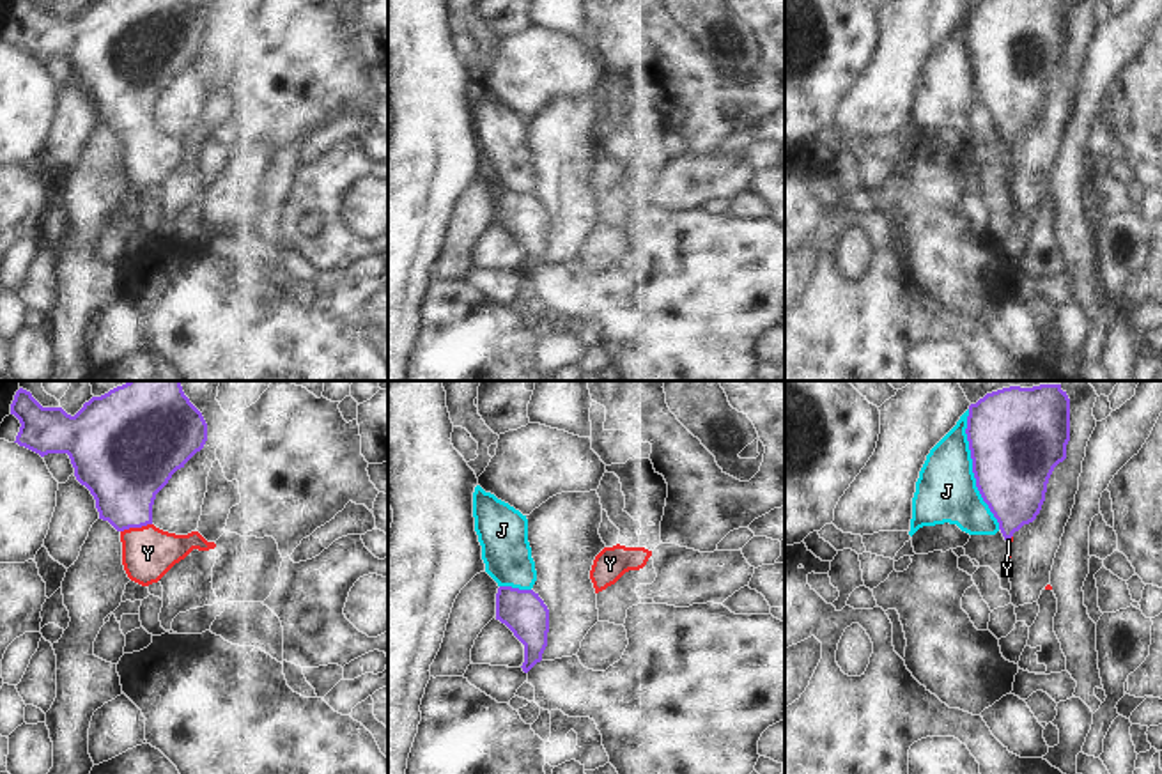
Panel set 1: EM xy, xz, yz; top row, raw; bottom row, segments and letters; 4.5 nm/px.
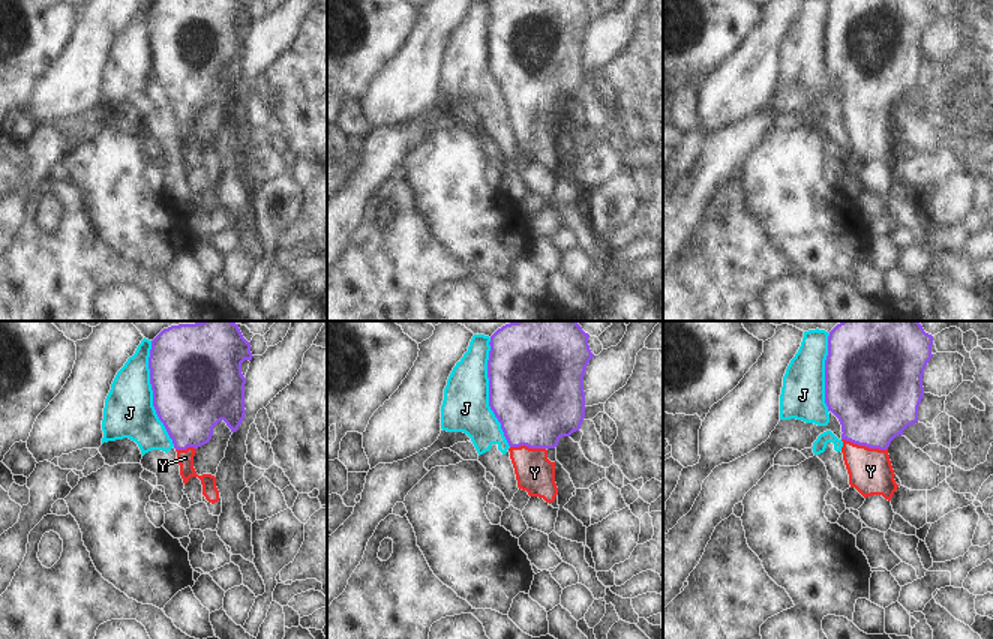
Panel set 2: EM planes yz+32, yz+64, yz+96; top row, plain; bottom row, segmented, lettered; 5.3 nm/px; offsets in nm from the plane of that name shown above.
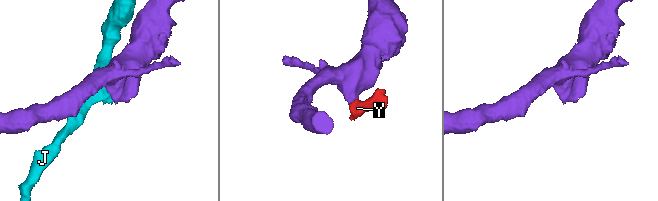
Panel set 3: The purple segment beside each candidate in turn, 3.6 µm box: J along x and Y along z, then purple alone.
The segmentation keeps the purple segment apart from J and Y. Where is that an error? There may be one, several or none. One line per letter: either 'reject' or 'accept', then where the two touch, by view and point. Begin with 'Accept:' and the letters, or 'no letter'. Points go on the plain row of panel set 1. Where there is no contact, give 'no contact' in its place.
Accept: Y
J: reject; meets purple in yz at (973, 73)
Y: accept; meets purple in xy at (135, 130)

